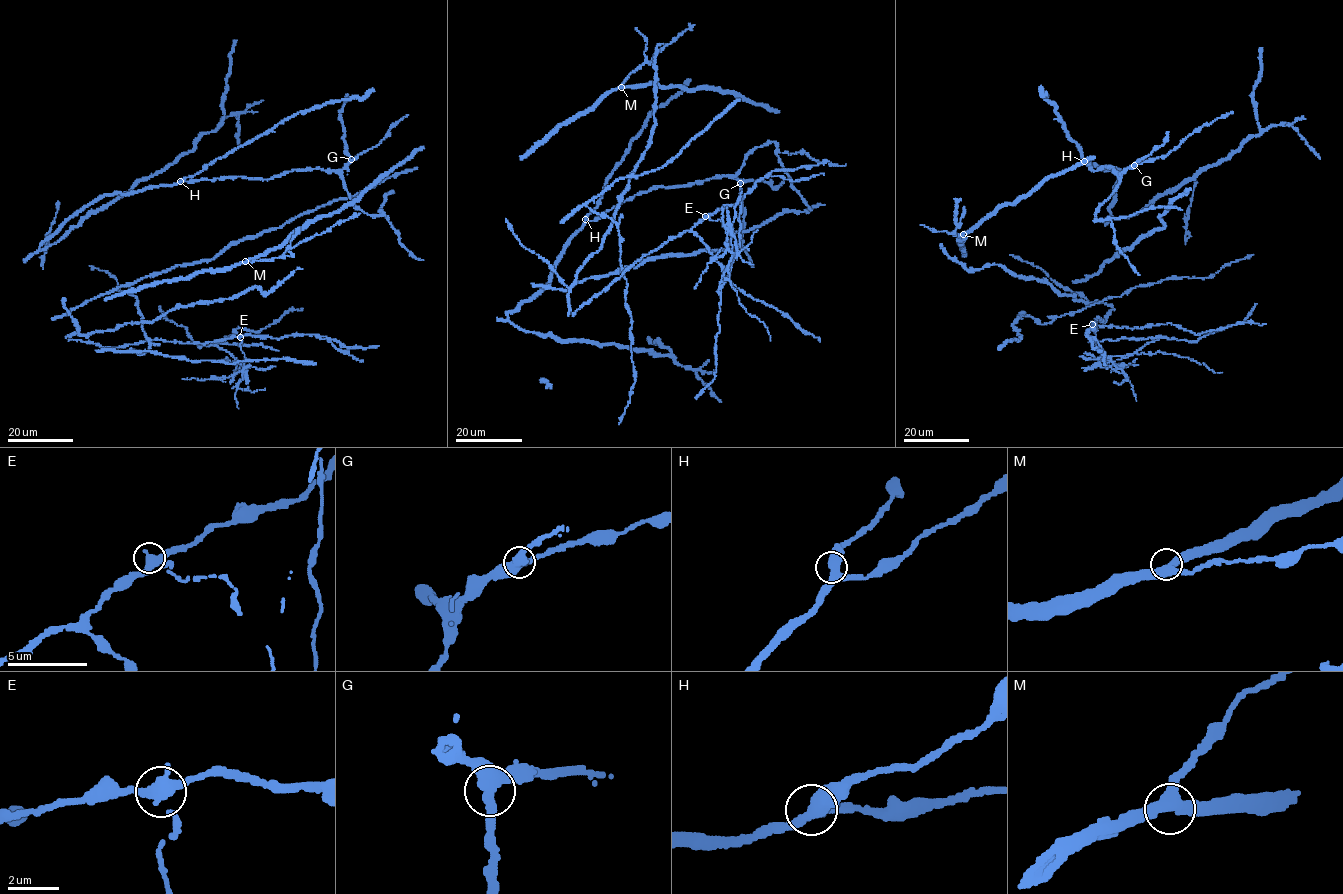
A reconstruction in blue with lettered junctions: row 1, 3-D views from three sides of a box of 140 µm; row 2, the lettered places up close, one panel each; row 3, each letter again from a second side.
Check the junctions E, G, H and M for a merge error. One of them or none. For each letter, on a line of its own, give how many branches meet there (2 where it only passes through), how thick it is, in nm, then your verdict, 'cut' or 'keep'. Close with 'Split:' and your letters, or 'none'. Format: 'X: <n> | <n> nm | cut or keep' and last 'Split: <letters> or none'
E: 3 | 360 nm | cut
G: 3 | 400 nm | keep
H: 3 | 400 nm | keep
M: 3 | 400 nm | keep
Split: E

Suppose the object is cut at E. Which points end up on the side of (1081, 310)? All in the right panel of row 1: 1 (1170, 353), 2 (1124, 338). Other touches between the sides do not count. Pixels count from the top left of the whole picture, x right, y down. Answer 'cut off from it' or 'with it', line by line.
1: cut off from it
2: cut off from it

